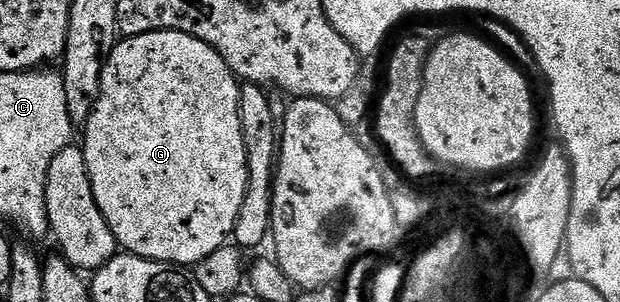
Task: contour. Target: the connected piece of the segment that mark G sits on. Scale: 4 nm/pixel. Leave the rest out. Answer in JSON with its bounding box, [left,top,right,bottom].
[82,30,248,268]

